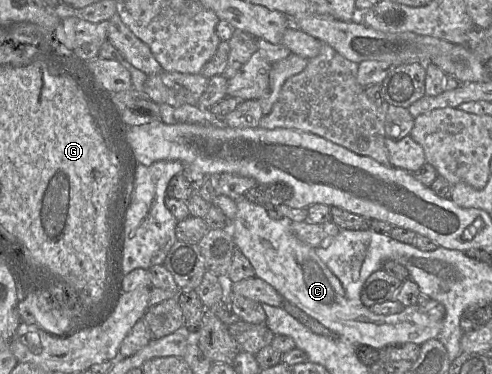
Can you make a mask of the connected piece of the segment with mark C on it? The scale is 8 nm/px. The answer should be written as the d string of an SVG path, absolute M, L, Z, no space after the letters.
M244 196L236 200L236 206L236 216L229 222L229 229L237 249L252 264L255 276L270 284L285 301L332 332L353 344L368 345L378 350L403 343L421 346L440 334L442 321L430 318L418 305L405 307L397 314L377 315L365 306L350 304L341 282L319 258L315 249L294 235L293 222L289 218L273 219L265 207Z

